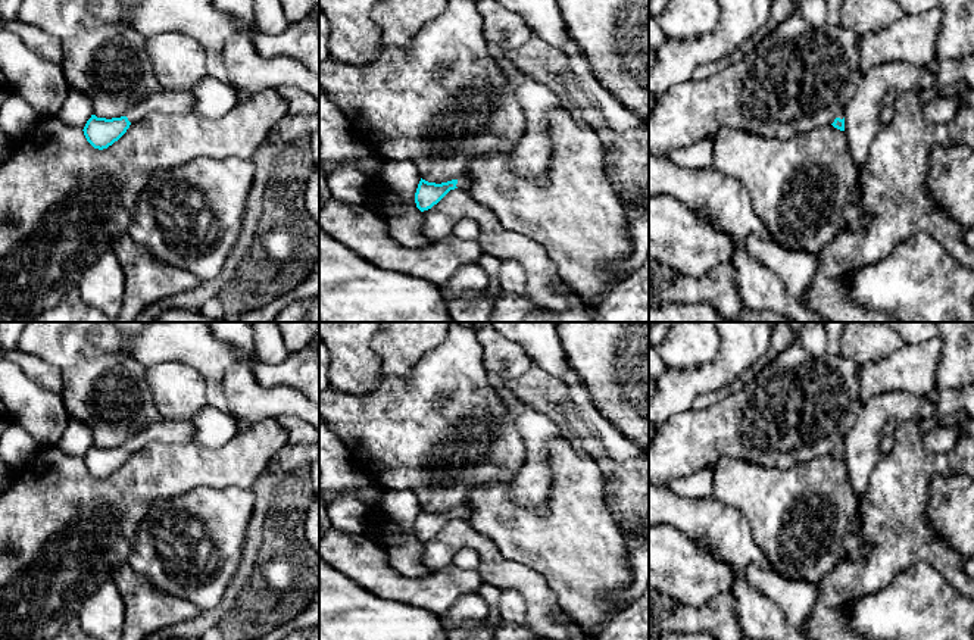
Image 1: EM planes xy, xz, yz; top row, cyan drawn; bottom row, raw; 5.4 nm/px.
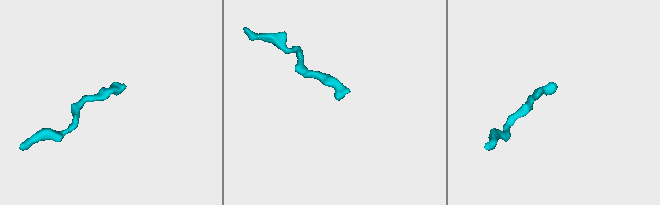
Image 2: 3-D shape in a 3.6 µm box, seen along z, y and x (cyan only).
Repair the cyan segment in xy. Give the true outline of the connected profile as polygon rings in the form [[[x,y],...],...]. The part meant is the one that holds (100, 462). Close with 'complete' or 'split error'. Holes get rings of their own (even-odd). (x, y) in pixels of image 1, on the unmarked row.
[[[160,419],[146,427],[135,438],[127,446],[121,447],[97,447],[91,444],[84,456],[87,471],[99,480],[107,478],[118,471],[129,458],[132,452],[159,441],[166,444],[185,444],[191,441],[194,424],[188,419]]] | split error

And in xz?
[[[462,506],[459,509],[452,509],[447,512],[436,513],[436,512],[428,512],[421,508],[416,522],[415,522],[416,537],[421,541],[428,540],[434,534],[437,534],[450,519],[455,519],[455,518],[469,521],[471,509]]] | split error

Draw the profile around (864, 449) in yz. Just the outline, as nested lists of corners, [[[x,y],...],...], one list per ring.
[[[886,391],[870,397],[861,406],[855,425],[845,437],[845,463],[858,503],[870,478],[887,452],[883,430],[890,419],[921,421],[936,413],[936,403],[906,391]]]

